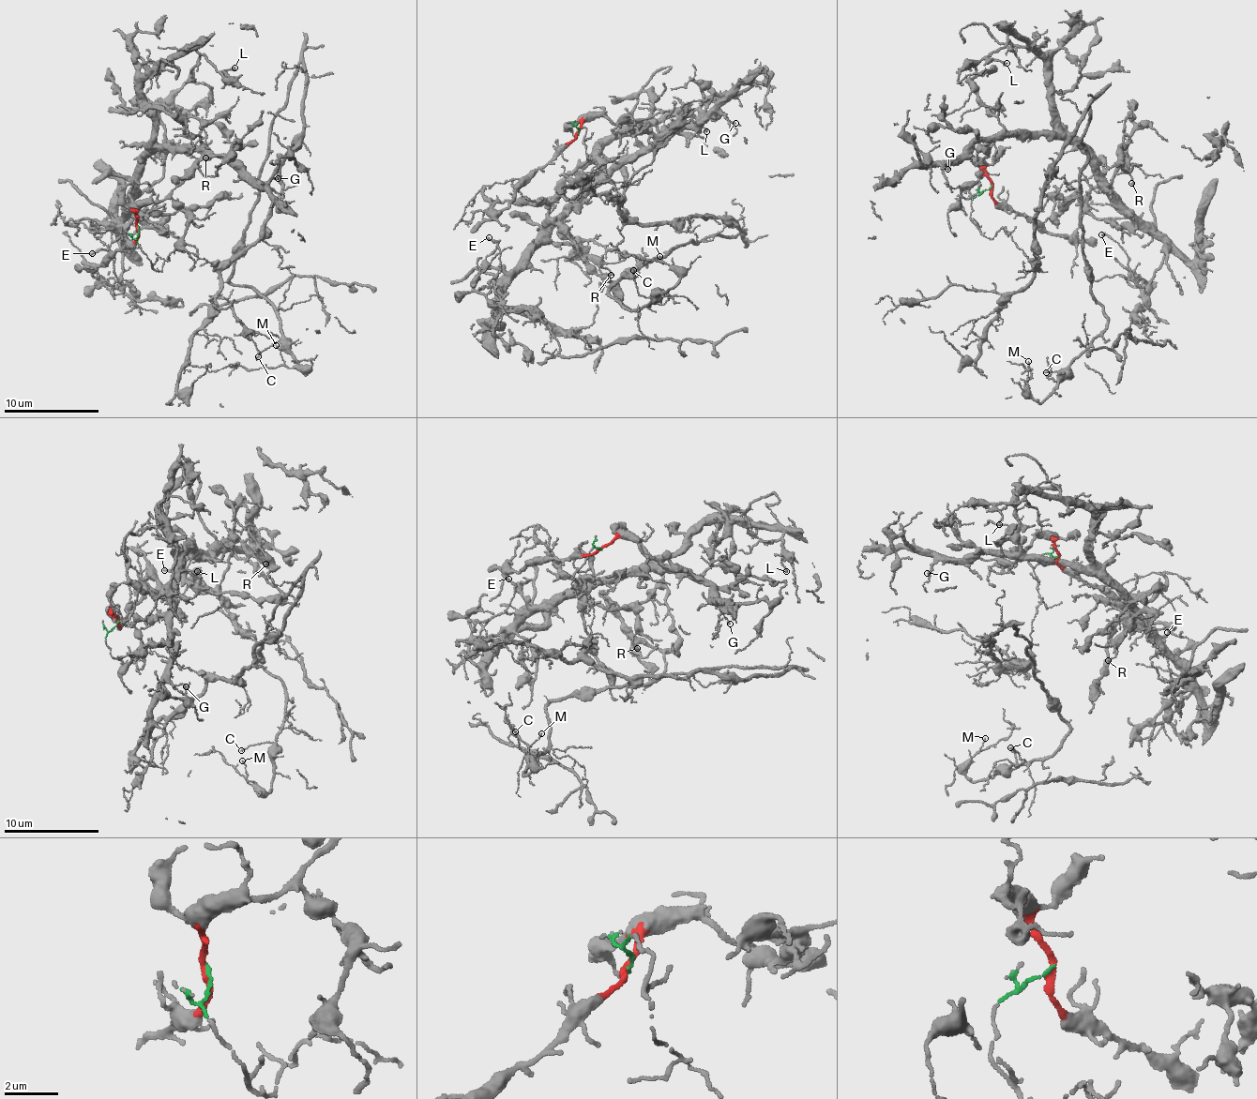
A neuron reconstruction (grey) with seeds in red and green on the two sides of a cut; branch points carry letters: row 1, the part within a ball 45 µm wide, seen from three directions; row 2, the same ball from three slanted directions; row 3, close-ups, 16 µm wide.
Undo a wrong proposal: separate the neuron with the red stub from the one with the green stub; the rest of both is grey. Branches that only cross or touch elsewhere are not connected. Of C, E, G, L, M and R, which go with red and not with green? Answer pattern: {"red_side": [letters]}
{"red_side": ["E", "G", "L", "R"]}

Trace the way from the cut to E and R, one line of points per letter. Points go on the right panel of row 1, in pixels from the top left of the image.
E: (990, 186), (1028, 217), (1055, 190), (1062, 204), (1100, 188), (1169, 253), (1143, 287), (1101, 234)
R: (990, 186), (992, 198), (1028, 217), (1055, 190), (1066, 201), (1062, 204), (1105, 188), (1125, 159), (1131, 183)

